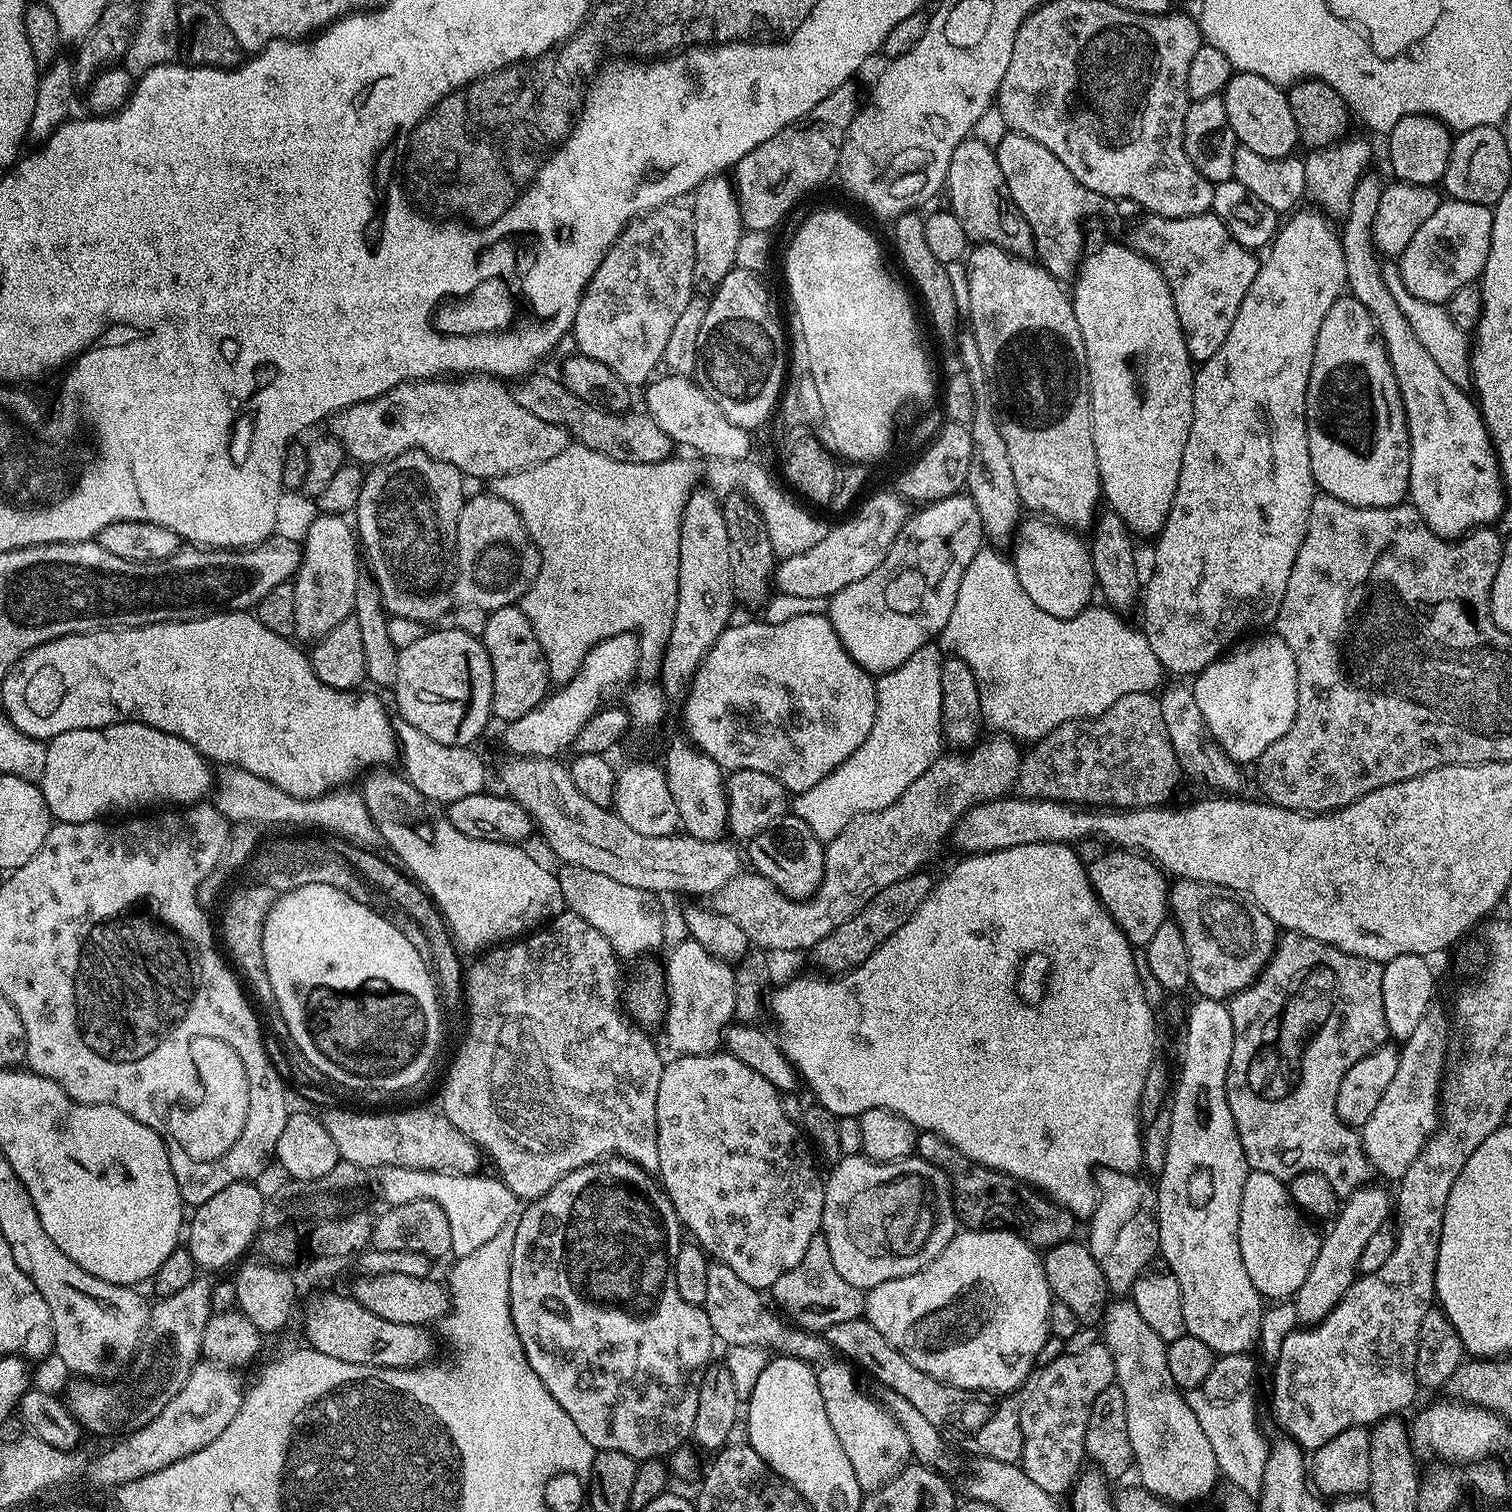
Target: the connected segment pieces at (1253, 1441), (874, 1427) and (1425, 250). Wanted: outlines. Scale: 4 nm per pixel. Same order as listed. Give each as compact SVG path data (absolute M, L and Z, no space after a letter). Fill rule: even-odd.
M1199 1388L1187 1389L1185 1398L1188 1407L1193 1411L1195 1418L1198 1420L1198 1426L1202 1429L1202 1434L1209 1439L1211 1450L1214 1451L1214 1458L1217 1466L1217 1471L1224 1477L1228 1478L1229 1482L1235 1489L1246 1493L1250 1497L1257 1497L1263 1487L1264 1481L1264 1465L1268 1461L1270 1449L1268 1442L1260 1430L1258 1422L1258 1412L1256 1410L1256 1402L1251 1397L1251 1393L1244 1393L1238 1398L1232 1399L1228 1403L1215 1403L1212 1399L1207 1398L1204 1390Z
M840 1358L829 1359L816 1368L816 1381L818 1390L822 1390L826 1418L830 1418L830 1426L834 1426L834 1434L838 1434L838 1442L842 1442L842 1450L846 1450L846 1458L850 1458L850 1466L857 1469L872 1468L872 1472L860 1470L856 1473L858 1486L865 1493L869 1493L886 1486L903 1468L908 1467L913 1459L913 1437L908 1436L907 1427L903 1423L892 1428L892 1423L897 1420L897 1417L894 1415L891 1420L888 1420L893 1413L887 1407L879 1408L878 1405L871 1404L864 1394L850 1390L851 1383L856 1379L853 1369ZM867 1424L869 1424L869 1440L864 1448L864 1457L860 1460L860 1428L866 1427Z
M1445 199L1434 214L1418 226L1418 234L1410 238L1410 246L1398 257L1400 277L1406 290L1410 290L1414 298L1422 298L1422 302L1447 305L1454 290L1479 281L1490 254L1492 214L1493 209L1486 204Z

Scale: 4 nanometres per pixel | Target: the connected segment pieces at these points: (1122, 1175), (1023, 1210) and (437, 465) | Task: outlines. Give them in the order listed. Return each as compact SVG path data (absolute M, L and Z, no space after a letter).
M1102 1168L1095 1176L1100 1198L1092 1214L1086 1243L1102 1269L1109 1291L1124 1296L1131 1291L1133 1281L1149 1267L1148 1262L1159 1251L1156 1189L1152 1182L1149 1183L1137 1173Z
M920 1132L916 1138L915 1155L929 1160L946 1173L952 1181L952 1201L957 1221L965 1229L999 1228L1015 1230L1037 1250L1047 1250L1056 1244L1073 1239L1076 1233L1076 1216L1071 1207L1058 1204L1045 1193L1021 1186L1004 1172L982 1166L950 1142L933 1132Z
M409 450L398 454L392 460L385 460L383 464L373 467L365 475L362 494L358 494L358 502L354 513L354 531L358 537L359 547L362 549L363 559L366 561L366 568L372 571L374 587L380 593L383 607L393 616L401 616L404 620L436 620L440 615L447 613L453 607L454 596L450 589L454 584L454 565L456 562L456 531L458 530L458 518L466 499L464 492L466 477L463 472L450 462L442 462L430 458L425 452Z

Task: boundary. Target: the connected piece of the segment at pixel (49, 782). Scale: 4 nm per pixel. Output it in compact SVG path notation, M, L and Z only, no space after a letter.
M121 722L111 724L105 728L87 728L86 730L66 730L66 734L58 734L47 741L46 764L45 770L39 778L40 789L46 798L46 806L50 810L53 821L61 824L77 824L78 822L90 822L101 818L108 818L111 812L128 812L124 814L140 814L157 800L158 803L164 804L160 806L191 806L197 802L203 801L204 796L213 791L214 788L214 772L211 772L209 761L205 760L204 755L198 750L194 750L194 746L190 746L190 742L186 742L181 736L174 734L166 734L162 730L158 730L149 724L137 724L135 722Z

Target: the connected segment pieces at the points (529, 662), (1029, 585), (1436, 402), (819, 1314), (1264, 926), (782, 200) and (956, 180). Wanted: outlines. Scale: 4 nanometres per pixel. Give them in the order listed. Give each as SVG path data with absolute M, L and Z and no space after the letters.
M518 606L495 608L488 614L482 639L494 678L493 717L497 721L500 719L500 722L507 722L530 714L530 710L538 707L550 691L548 660L534 634L534 626L530 626L530 618L526 618Z
M1048 518L1040 519L1044 520L1021 519L1014 532L1016 545L1010 551L1012 565L1022 590L1038 610L1056 618L1074 618L1093 603L1092 592L1094 596L1097 591L1089 545L1085 541L1083 544L1073 529Z
M1365 174L1361 176L1358 186L1354 186L1354 194L1350 194L1350 210L1342 217L1344 228L1339 229L1342 254L1346 258L1347 291L1370 314L1376 324L1378 339L1384 343L1396 385L1400 391L1400 401L1404 407L1404 416L1408 420L1408 445L1410 446L1410 478L1408 479L1407 499L1422 514L1426 526L1434 530L1434 534L1445 538L1459 538L1481 526L1491 525L1491 520L1500 516L1504 508L1506 494L1502 489L1500 467L1488 436L1488 427L1480 417L1480 409L1473 397L1468 396L1455 384L1452 376L1442 374L1438 362L1430 358L1426 346L1418 342L1418 334L1410 330L1410 322L1406 322L1406 314L1394 302L1394 294L1386 290L1386 282L1382 278L1382 264L1378 259L1376 244L1372 241L1374 218L1378 214L1378 206L1382 202L1385 181Z
M822 1234L810 1238L802 1262L798 1262L794 1270L786 1270L786 1274L772 1284L770 1295L776 1299L775 1307L782 1308L795 1327L817 1334L823 1334L830 1326L838 1326L838 1322L850 1322L864 1316L865 1293L858 1286L850 1286L850 1282L838 1274L830 1246Z
M1183 878L1177 879L1175 883L1168 893L1168 907L1171 919L1180 927L1182 938L1186 942L1186 954L1190 958L1191 987L1196 987L1203 999L1227 1001L1233 994L1248 987L1268 964L1278 942L1278 926L1261 908L1233 894L1229 888L1200 884L1197 880Z
M851 83L838 86L814 110L802 119L778 130L760 146L750 150L734 167L734 189L740 206L740 219L749 232L771 233L784 220L784 215L807 192L820 188L837 171L846 130L856 117L858 103Z
M975 138L963 140L950 158L944 188L948 192L947 207L956 215L958 222L962 222L962 230L966 230L969 241L996 244L1014 256L1028 258L1033 255L1032 231L1008 197L1002 166L998 166L993 145Z

